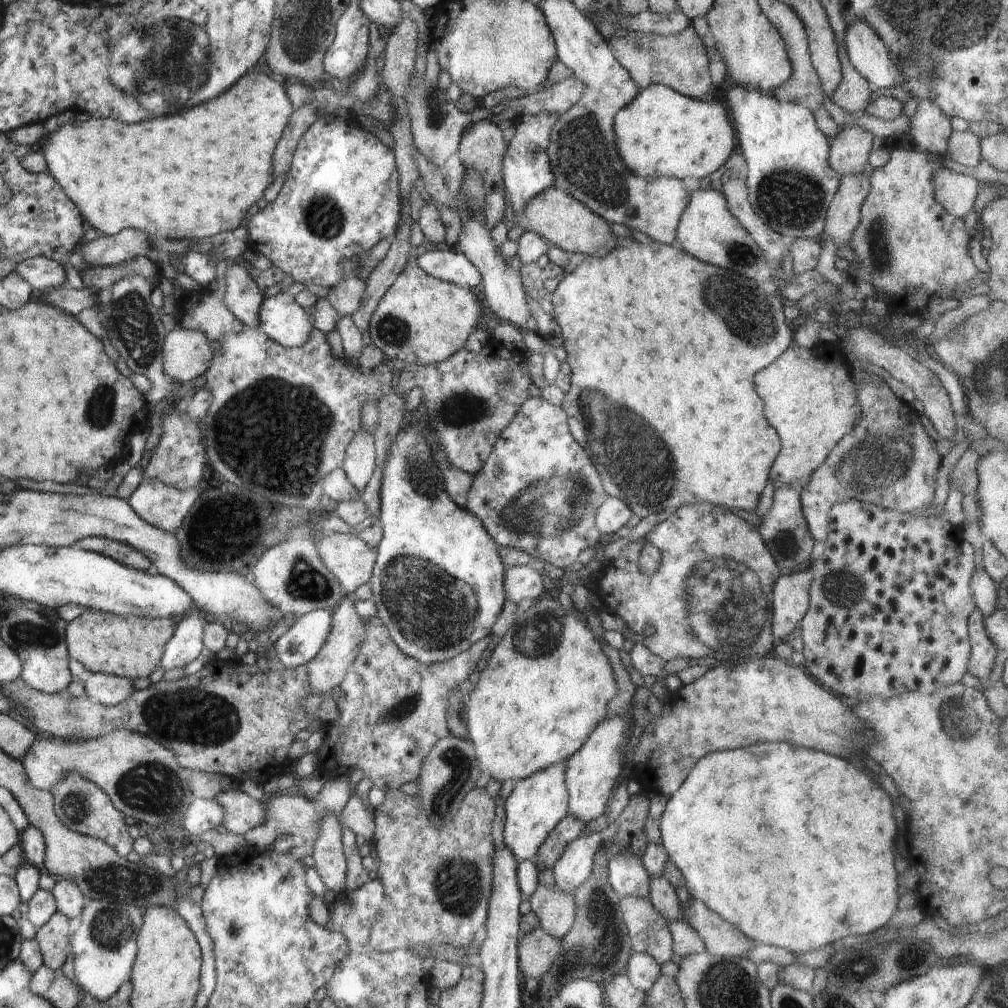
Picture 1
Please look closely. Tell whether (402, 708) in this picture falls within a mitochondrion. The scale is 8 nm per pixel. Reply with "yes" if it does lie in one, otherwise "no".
yes

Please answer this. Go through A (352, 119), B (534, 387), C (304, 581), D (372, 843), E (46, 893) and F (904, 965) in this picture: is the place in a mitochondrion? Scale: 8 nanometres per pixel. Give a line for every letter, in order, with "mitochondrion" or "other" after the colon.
A: other
B: other
C: mitochondrion
D: other
E: other
F: mitochondrion

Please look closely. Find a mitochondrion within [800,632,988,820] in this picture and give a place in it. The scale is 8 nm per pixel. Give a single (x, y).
(960, 718)

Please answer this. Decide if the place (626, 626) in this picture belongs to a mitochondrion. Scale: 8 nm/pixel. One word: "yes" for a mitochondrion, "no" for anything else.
no

